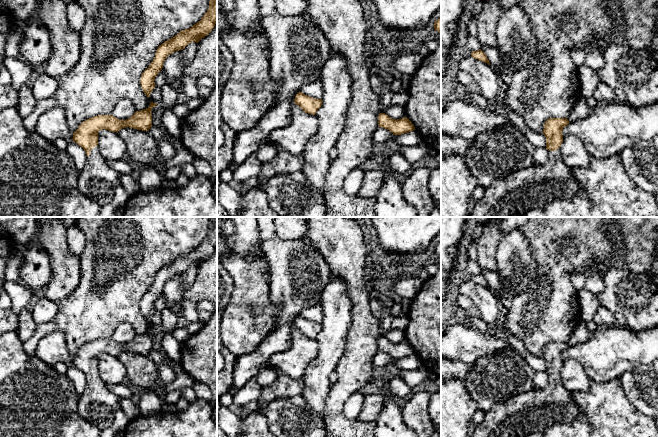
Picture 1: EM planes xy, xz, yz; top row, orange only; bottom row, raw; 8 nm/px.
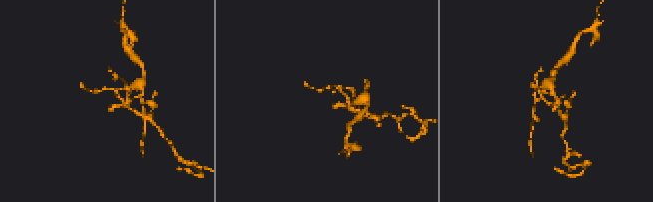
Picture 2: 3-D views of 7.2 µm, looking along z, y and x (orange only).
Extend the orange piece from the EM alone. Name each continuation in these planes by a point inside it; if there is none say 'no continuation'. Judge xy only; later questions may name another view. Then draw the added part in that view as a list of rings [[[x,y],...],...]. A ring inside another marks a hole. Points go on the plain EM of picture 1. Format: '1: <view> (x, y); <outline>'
1: xy (97, 404); [[[95,370],[87,380],[84,392],[79,395],[78,414],[98,429],[104,430],[112,425],[114,413],[119,407],[119,397],[107,388],[98,370]]]

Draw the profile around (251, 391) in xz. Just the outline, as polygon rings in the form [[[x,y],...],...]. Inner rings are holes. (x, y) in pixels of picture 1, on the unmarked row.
[[[257,376],[251,378],[239,391],[233,396],[233,404],[243,406],[249,402],[257,401],[260,397],[262,386],[256,381]]]

